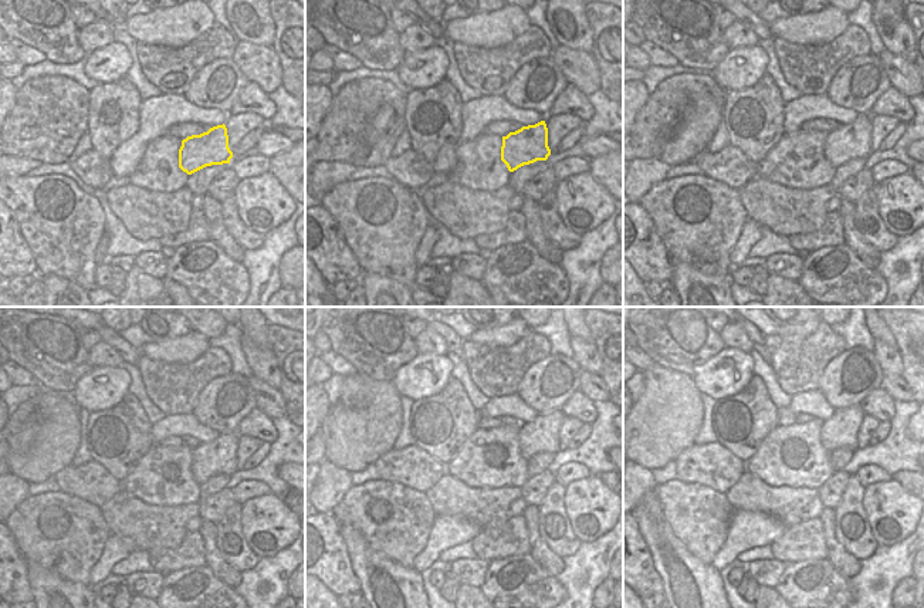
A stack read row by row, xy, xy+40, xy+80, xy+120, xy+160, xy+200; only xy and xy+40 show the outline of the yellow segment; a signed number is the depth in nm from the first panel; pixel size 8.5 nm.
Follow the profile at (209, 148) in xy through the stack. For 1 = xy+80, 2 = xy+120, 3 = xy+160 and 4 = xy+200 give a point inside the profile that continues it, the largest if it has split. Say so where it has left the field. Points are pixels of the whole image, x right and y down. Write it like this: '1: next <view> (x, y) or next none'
1: next xy+80 (852, 141)
2: next xy+120 (210, 459)
3: next xy+160 (527, 446)
4: next xy+200 (840, 431)

